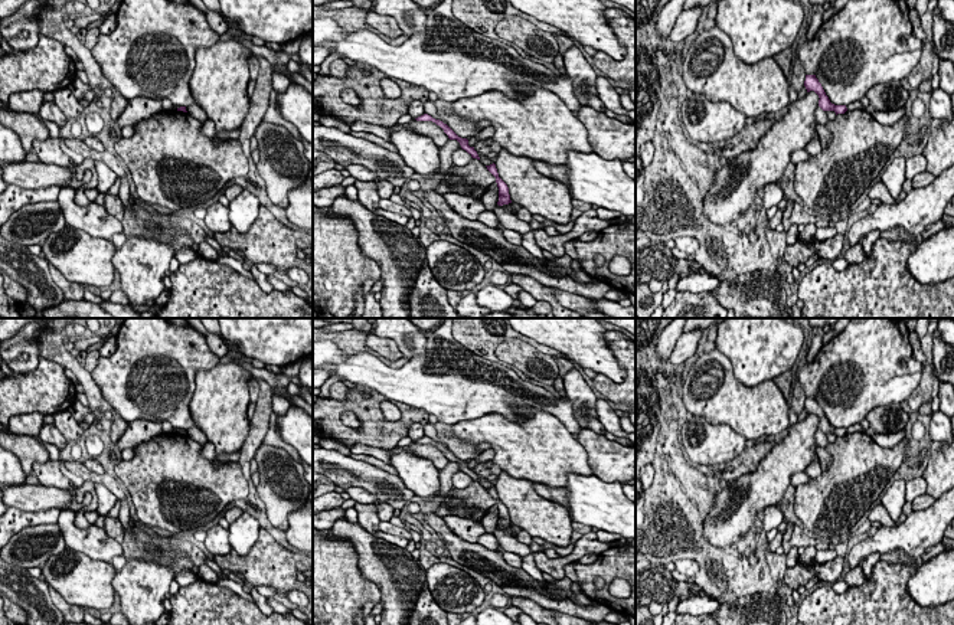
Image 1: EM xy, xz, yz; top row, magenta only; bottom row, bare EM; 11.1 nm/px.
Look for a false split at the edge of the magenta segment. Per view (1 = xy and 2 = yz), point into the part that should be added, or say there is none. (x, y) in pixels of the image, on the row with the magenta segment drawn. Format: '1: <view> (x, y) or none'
1: none
2: none

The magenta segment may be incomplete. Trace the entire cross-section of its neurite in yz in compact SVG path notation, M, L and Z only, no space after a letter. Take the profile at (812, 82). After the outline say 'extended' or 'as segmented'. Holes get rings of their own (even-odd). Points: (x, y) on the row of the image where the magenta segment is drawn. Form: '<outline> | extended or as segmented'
M806 75L804 86L807 92L814 91L819 95L819 107L823 111L834 111L837 114L844 114L847 111L846 105L834 105L830 102L829 96L826 95L821 84L816 78L816 75Z | as segmented

